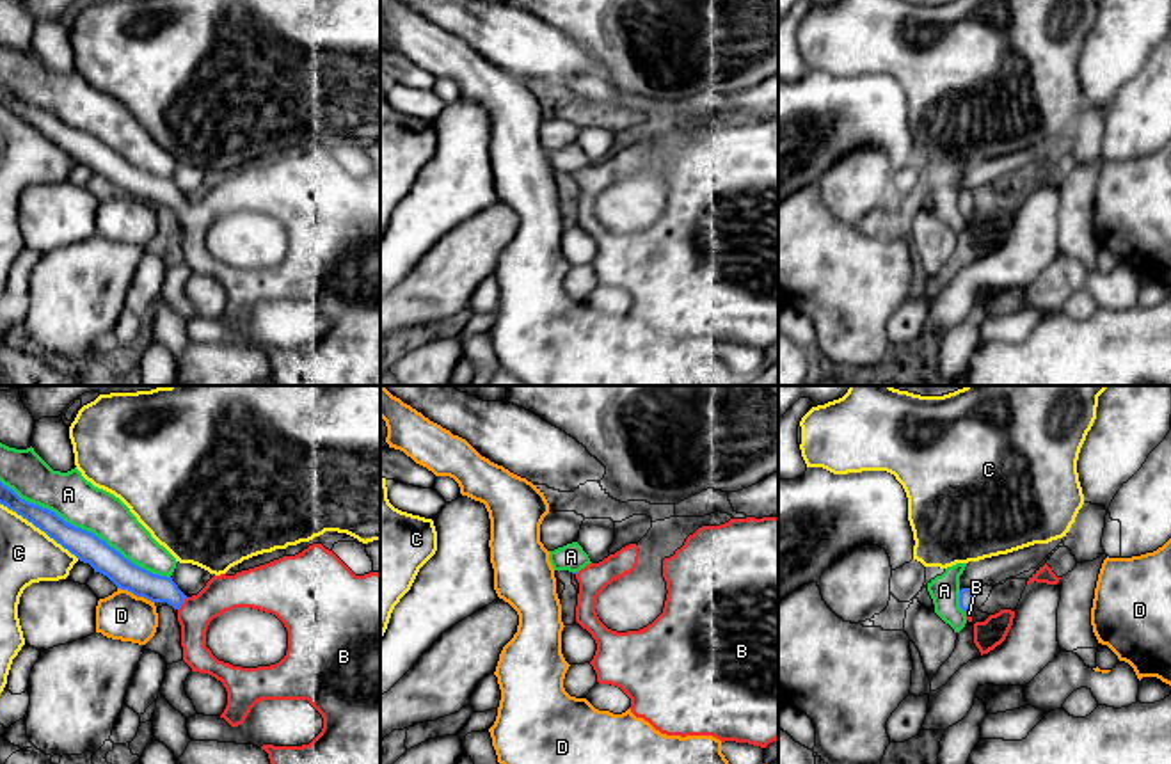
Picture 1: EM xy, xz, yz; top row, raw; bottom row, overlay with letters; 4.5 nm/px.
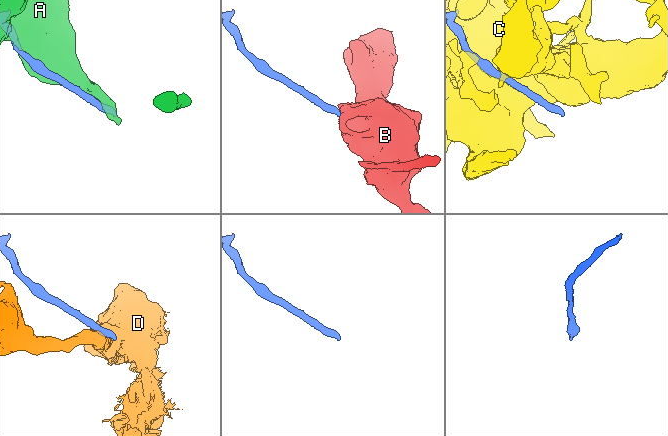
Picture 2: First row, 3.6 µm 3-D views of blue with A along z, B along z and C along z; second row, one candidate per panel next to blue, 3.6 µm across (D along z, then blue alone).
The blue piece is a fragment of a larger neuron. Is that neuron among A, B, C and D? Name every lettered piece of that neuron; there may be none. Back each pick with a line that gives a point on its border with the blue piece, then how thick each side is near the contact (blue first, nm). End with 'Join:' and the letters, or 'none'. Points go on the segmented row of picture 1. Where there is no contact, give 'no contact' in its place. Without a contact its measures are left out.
B: xy (182, 603) | 130/160 nm
Join: B

